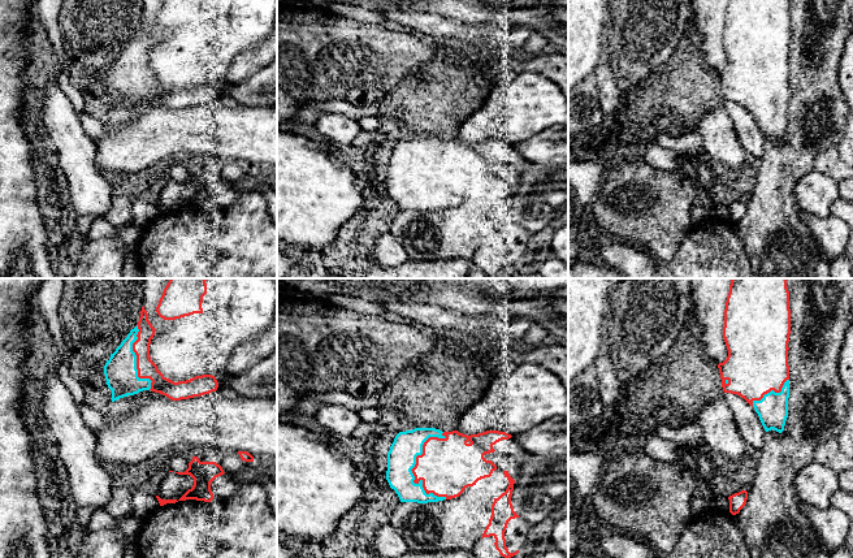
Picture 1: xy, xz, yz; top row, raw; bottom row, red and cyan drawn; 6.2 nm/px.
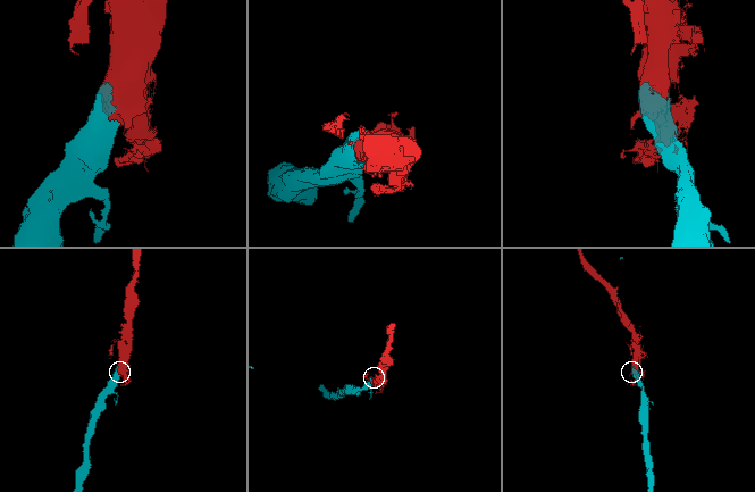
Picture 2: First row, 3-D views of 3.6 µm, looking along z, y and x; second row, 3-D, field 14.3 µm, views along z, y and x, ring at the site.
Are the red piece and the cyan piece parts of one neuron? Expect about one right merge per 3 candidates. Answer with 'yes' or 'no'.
yes

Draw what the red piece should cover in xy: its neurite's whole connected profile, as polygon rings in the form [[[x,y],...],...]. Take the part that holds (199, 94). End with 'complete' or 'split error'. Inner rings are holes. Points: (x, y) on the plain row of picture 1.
[[[143,14],[138,34],[130,39],[104,74],[105,92],[112,99],[112,111],[143,99],[160,101],[172,109],[200,105],[217,99],[218,91],[212,83],[195,85],[178,91],[166,87],[150,65],[155,40]]] | split error

